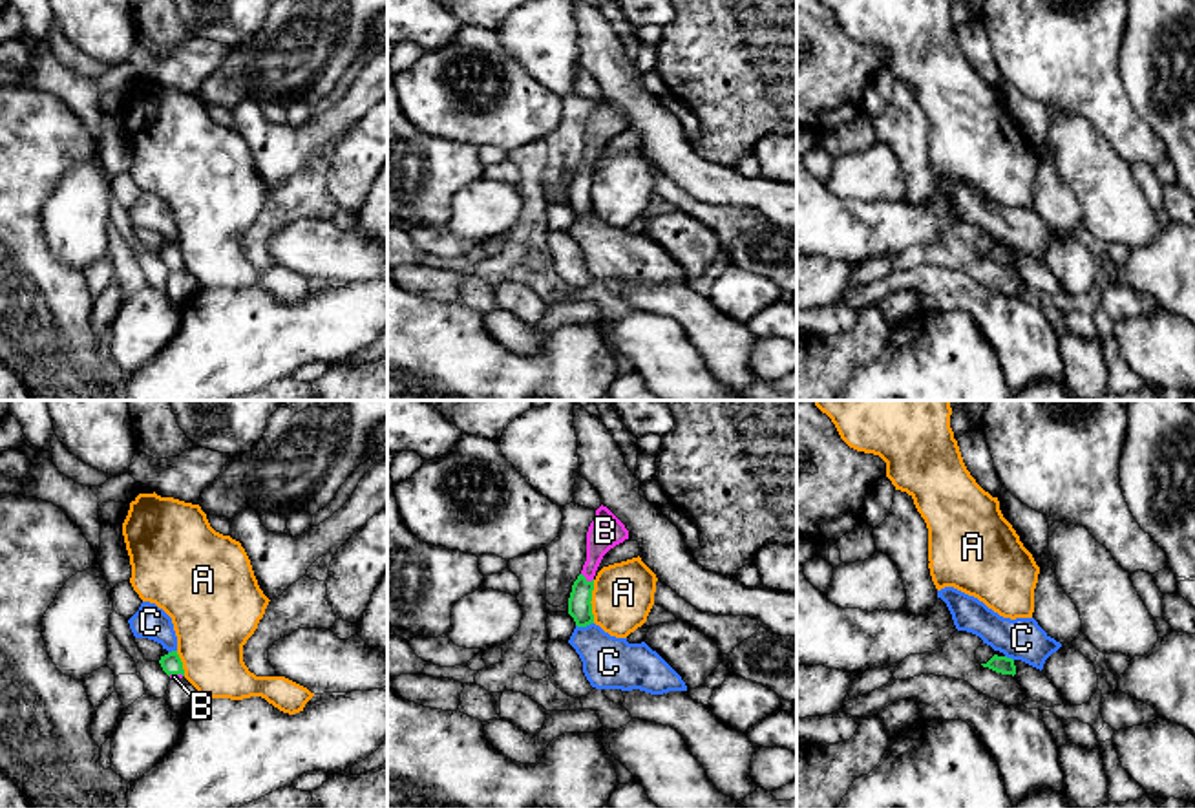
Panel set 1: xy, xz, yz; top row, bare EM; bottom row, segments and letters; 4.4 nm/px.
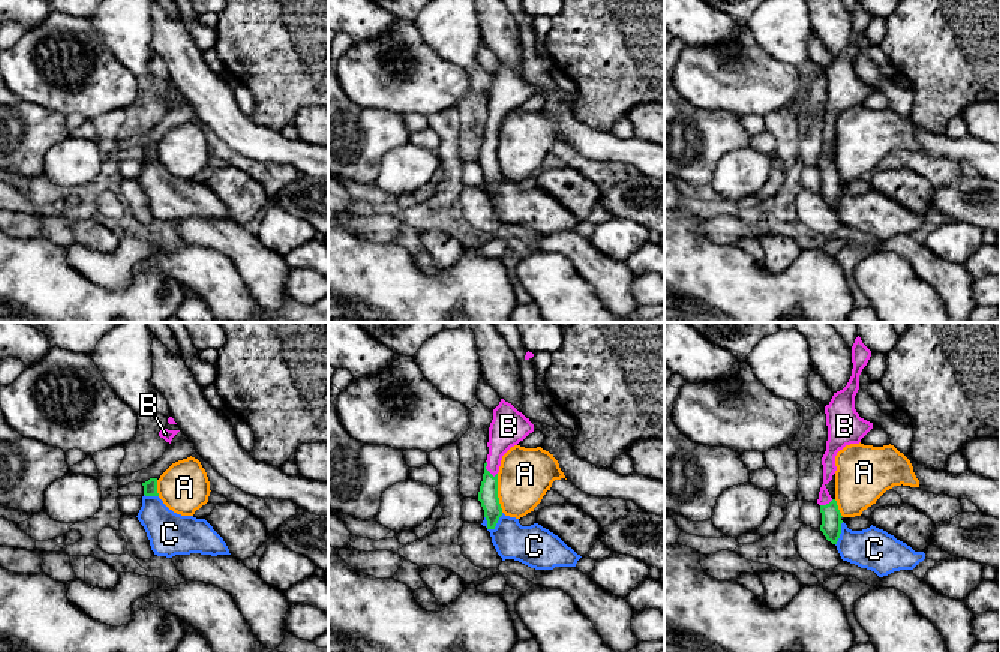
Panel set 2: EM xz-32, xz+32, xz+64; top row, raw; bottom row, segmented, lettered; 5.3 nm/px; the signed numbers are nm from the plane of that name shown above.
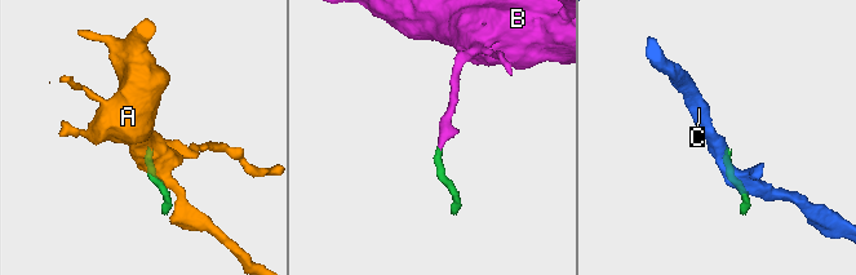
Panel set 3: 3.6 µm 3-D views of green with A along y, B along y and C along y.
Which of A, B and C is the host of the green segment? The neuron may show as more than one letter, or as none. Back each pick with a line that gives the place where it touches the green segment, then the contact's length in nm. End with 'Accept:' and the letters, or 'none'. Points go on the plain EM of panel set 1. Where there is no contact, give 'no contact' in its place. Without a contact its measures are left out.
B: meets green in xz at (585, 169); contact 70 nm long
Accept: B

